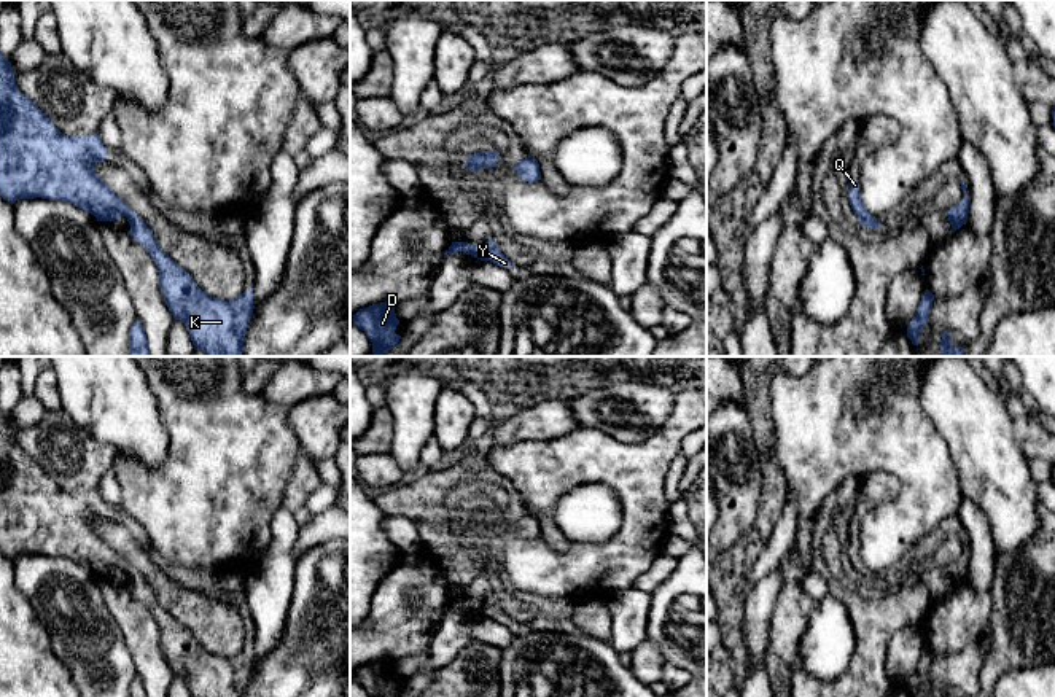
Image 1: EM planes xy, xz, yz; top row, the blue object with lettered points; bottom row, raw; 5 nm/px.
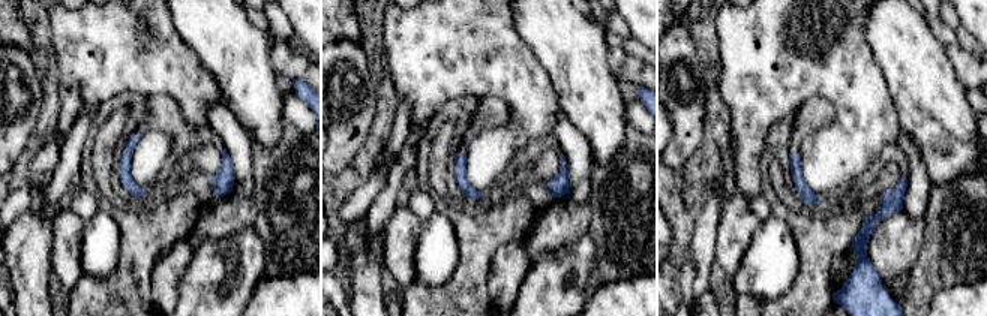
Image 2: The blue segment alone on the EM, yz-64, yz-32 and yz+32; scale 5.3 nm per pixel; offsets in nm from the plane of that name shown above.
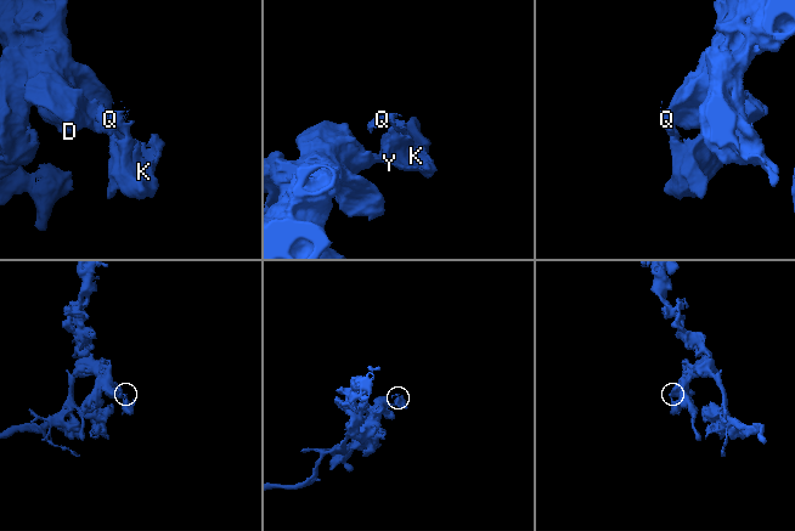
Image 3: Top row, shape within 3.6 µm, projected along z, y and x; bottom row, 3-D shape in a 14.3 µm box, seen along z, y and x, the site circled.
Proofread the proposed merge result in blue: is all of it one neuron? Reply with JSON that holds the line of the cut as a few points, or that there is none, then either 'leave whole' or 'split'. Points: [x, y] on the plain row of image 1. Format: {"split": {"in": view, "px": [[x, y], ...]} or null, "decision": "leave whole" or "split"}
{"split": null, "decision": "leave whole"}

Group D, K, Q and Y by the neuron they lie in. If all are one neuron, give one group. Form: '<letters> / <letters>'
D K Q Y

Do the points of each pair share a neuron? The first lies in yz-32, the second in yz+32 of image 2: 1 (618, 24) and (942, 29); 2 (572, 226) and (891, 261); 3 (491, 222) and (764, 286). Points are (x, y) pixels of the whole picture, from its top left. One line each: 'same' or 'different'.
1: different
2: same
3: different

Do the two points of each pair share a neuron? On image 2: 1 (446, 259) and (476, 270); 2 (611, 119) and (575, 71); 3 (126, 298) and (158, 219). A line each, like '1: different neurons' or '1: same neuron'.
1: different neurons
2: same neuron
3: same neuron

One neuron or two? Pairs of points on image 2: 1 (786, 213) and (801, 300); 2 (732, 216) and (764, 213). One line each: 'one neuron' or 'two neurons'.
1: one neuron
2: two neurons

